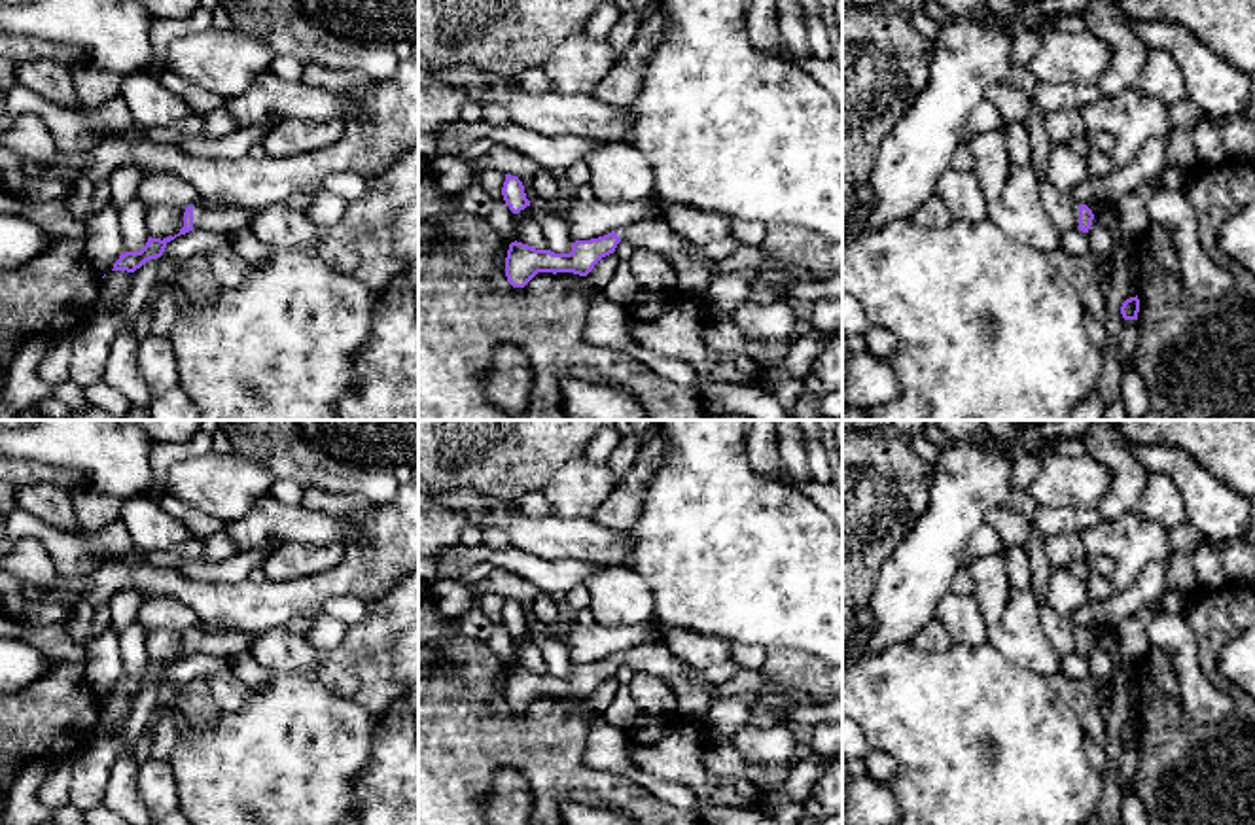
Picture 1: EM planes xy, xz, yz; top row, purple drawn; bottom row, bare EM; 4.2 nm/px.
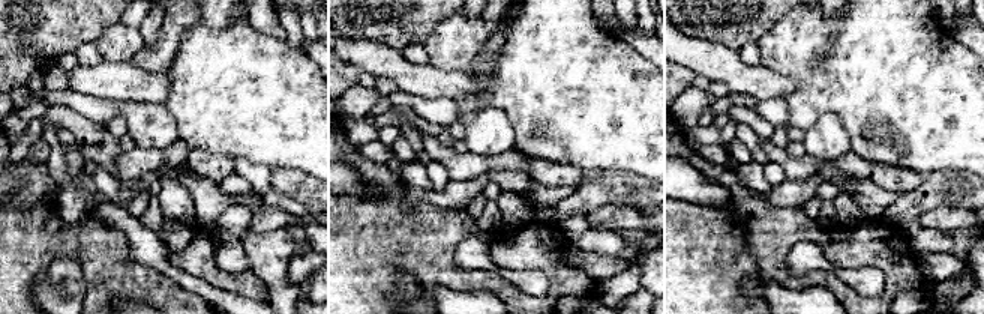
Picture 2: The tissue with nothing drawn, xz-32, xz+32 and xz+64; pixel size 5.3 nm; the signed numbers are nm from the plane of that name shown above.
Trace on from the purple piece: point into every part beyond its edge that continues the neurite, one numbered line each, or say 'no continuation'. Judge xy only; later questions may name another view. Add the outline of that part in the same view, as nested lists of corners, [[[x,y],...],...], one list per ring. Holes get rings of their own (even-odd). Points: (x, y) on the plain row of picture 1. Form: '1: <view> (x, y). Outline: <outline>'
1: xy (224, 642). Outline: [[[193,628],[193,653],[208,655],[239,655],[252,647],[256,634],[242,630],[216,630],[208,632],[203,628]]]

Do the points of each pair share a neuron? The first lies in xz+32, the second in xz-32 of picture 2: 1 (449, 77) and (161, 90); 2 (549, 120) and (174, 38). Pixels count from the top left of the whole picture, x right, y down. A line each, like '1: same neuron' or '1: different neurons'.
1: same neuron
2: different neurons

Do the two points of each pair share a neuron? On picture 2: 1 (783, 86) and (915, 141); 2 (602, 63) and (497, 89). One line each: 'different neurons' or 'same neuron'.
1: different neurons
2: same neuron

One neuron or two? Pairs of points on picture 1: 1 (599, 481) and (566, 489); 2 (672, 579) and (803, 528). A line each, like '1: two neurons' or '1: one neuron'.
1: one neuron
2: one neuron

